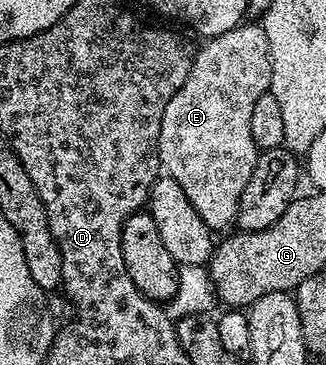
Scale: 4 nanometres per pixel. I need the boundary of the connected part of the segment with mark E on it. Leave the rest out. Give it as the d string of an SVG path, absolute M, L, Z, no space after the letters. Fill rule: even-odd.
M243 21L238 26L233 27L228 33L220 33L207 38L203 42L206 44L202 48L199 46L195 50L192 69L188 73L188 81L184 81L184 85L172 97L172 101L168 101L168 109L164 109L164 121L160 121L158 161L161 170L165 174L171 175L176 181L176 185L180 185L180 189L184 189L184 197L188 197L192 209L196 209L200 221L204 221L204 225L208 225L211 229L226 227L229 223L231 226L237 220L240 193L244 193L244 185L248 185L248 177L252 177L252 169L256 169L256 161L260 154L256 141L252 141L252 108L256 106L257 99L264 97L269 92L270 82L272 81L272 57L268 49L268 37L264 33L264 29L257 22L250 22L254 21Z

